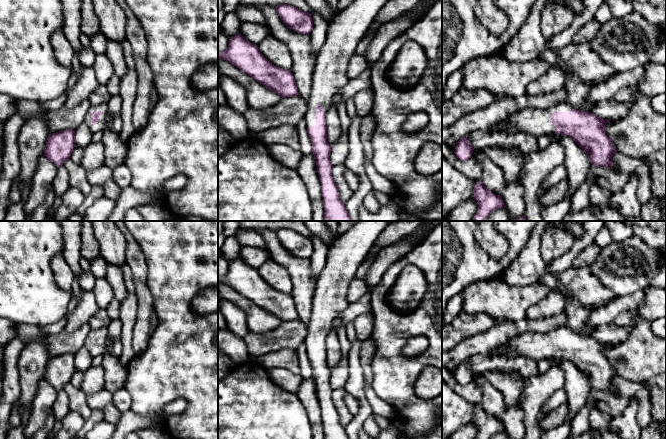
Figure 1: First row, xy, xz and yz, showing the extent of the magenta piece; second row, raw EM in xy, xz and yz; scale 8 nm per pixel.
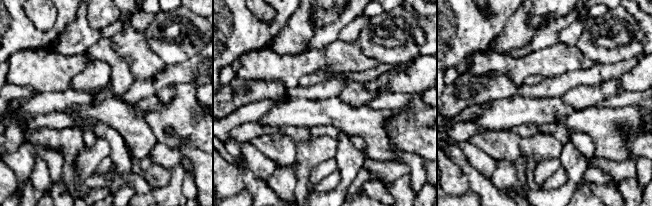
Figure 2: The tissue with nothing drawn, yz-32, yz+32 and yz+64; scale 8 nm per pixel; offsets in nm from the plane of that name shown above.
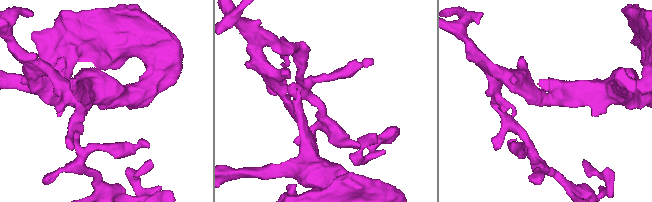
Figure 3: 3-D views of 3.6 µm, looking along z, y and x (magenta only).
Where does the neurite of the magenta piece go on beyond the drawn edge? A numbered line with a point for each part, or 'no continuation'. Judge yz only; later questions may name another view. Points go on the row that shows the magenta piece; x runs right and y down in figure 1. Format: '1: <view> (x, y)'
1: yz (533, 121)

